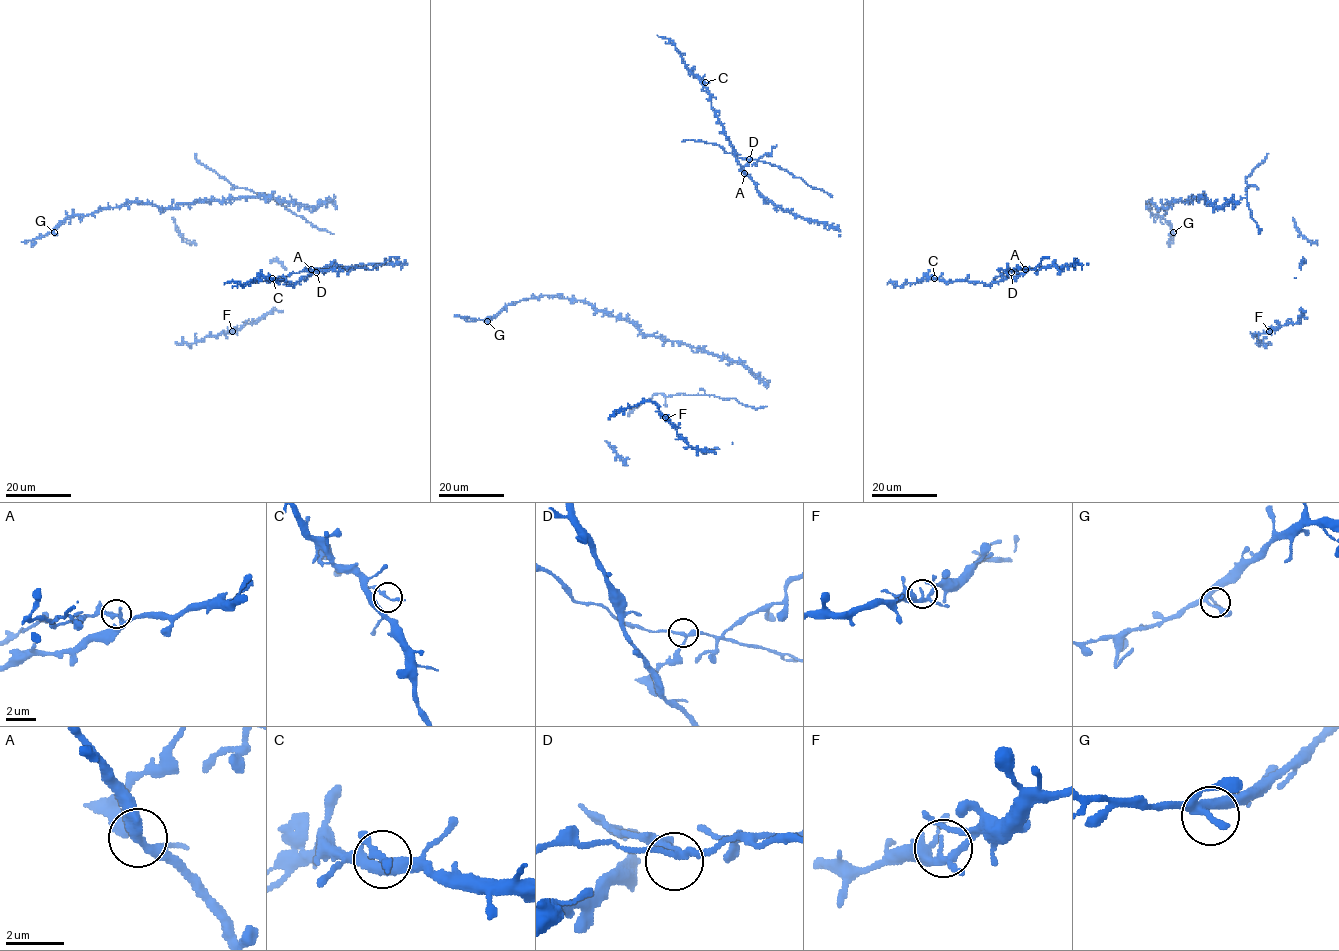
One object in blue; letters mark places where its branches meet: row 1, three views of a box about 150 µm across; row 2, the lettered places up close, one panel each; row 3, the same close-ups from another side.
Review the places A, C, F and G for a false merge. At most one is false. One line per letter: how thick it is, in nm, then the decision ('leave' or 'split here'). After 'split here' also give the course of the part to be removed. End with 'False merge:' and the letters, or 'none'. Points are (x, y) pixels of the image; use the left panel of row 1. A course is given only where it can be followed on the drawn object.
A: 200 nm | split here | (311, 269), (351, 266), (373, 269), (391, 257), (399, 257)
C: 200 nm | leave
F: 220 nm | leave
G: 200 nm | leave
False merge: A

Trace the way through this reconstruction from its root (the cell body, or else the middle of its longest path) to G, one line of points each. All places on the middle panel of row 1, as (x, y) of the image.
G: (744, 361), (645, 336), (589, 303), (556, 296), (512, 302), (487, 321)

